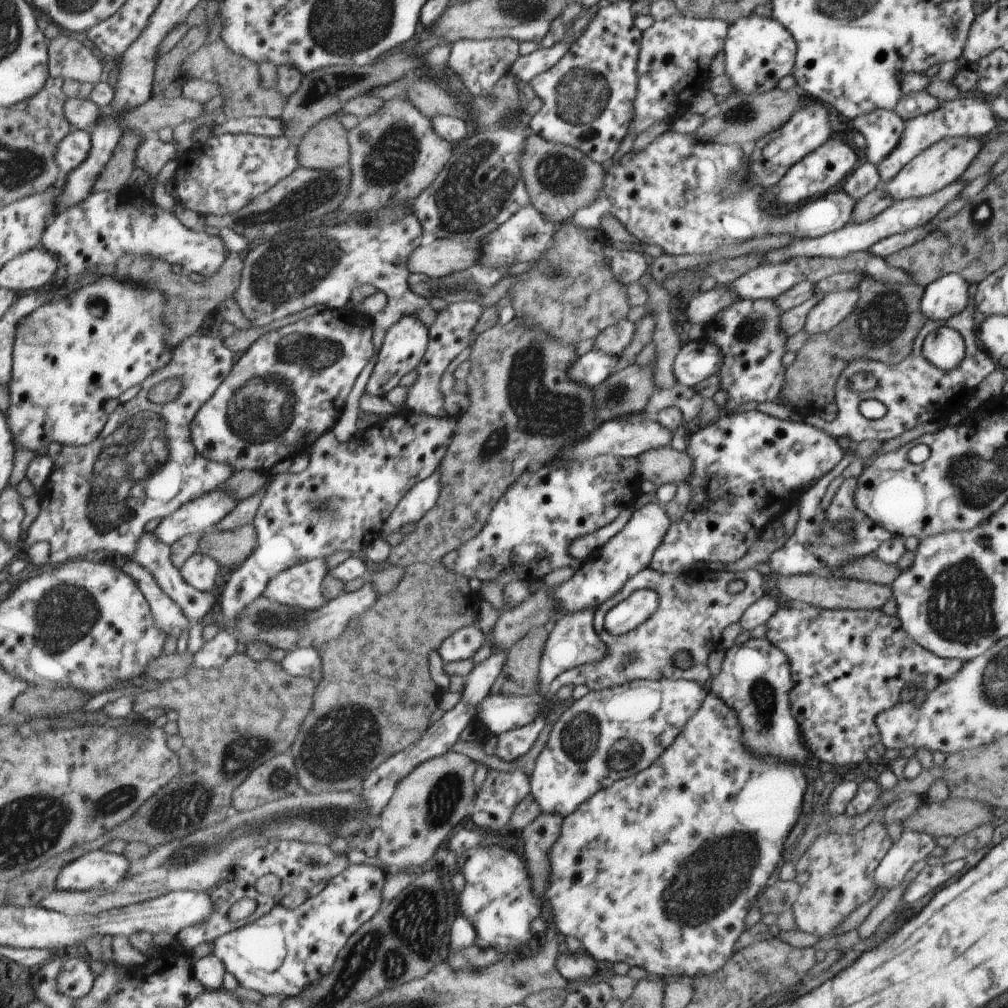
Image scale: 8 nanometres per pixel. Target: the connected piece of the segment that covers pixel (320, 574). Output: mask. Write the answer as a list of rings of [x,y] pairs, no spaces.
[[[315,558],[281,572],[269,582],[264,596],[297,608],[323,608],[328,602],[321,590],[321,582],[329,572],[327,562],[329,558]]]

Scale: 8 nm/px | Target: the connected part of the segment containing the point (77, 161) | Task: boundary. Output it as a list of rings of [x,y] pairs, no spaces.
[[[77,129],[71,132],[65,140],[59,144],[55,160],[59,164],[60,176],[65,178],[73,170],[84,164],[92,150],[91,131]]]

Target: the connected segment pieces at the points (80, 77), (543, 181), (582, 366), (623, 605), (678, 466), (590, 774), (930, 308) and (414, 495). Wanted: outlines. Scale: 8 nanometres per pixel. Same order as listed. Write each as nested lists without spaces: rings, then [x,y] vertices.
[[[57,36],[49,44],[49,74],[51,77],[72,79],[79,83],[100,83],[103,62],[95,52],[81,44],[81,36]]]
[[[531,133],[525,144],[521,170],[532,197],[533,208],[555,226],[569,222],[581,208],[593,204],[593,200],[597,200],[597,194],[601,192],[603,170],[597,162],[571,146],[545,141],[535,133]]]
[[[591,350],[587,354],[579,356],[567,368],[567,378],[573,382],[579,382],[585,388],[593,388],[621,368],[622,363],[623,360],[619,358],[619,354]]]
[[[641,589],[633,591],[627,599],[613,606],[602,621],[605,632],[611,636],[621,636],[645,622],[657,612],[657,598],[653,591]]]
[[[669,445],[647,450],[635,460],[639,460],[641,479],[648,480],[655,487],[686,481],[693,472],[689,454],[677,452]]]
[[[683,679],[632,680],[626,684],[589,691],[557,718],[545,747],[535,760],[531,776],[533,800],[543,814],[559,814],[561,818],[572,815],[585,800],[601,788],[637,775],[654,762],[681,732],[685,722],[699,709],[705,698],[705,690],[697,682]]]
[[[956,273],[925,285],[921,313],[928,320],[946,321],[956,316],[969,303],[968,284]]]
[[[442,465],[437,468],[437,471],[429,479],[423,480],[420,484],[405,496],[392,516],[388,519],[388,523],[384,527],[383,540],[391,534],[398,532],[399,528],[405,524],[417,524],[421,521],[431,510],[435,508],[439,502],[439,496],[443,492],[443,472],[441,472]]]

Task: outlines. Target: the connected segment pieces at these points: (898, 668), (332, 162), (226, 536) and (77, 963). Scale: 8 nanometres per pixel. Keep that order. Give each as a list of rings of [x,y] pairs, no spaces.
[[[778,608],[767,622],[764,638],[770,643],[781,644],[785,656],[793,660],[793,716],[801,724],[801,738],[806,750],[817,760],[841,767],[859,764],[865,760],[865,752],[881,740],[881,732],[875,728],[875,718],[897,704],[899,692],[905,684],[913,684],[928,693],[941,682],[948,681],[961,672],[965,662],[956,658],[938,657],[921,648],[904,631],[898,616],[889,616],[881,609],[820,609]]]
[[[338,115],[321,121],[304,138],[298,140],[300,167],[329,171],[348,165],[352,159],[349,134],[350,132],[343,128]]]
[[[250,523],[230,530],[220,530],[218,527],[204,534],[201,542],[199,542],[198,551],[211,556],[221,567],[225,566],[225,568],[230,570],[241,567],[241,564],[244,564],[245,560],[248,560],[249,556],[252,556],[253,552],[257,549],[255,525]]]
[[[79,958],[64,959],[65,966],[58,974],[58,991],[73,999],[80,999],[87,996],[87,993],[94,985],[94,972],[90,964]]]

